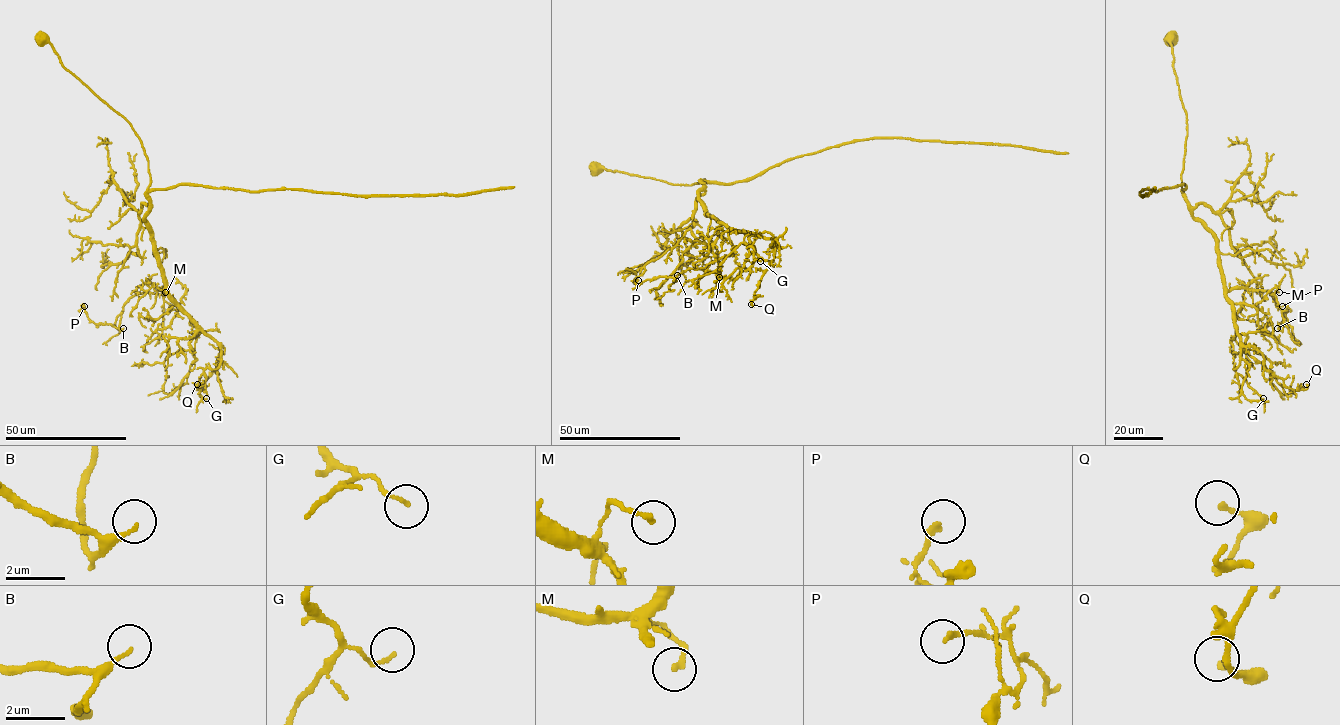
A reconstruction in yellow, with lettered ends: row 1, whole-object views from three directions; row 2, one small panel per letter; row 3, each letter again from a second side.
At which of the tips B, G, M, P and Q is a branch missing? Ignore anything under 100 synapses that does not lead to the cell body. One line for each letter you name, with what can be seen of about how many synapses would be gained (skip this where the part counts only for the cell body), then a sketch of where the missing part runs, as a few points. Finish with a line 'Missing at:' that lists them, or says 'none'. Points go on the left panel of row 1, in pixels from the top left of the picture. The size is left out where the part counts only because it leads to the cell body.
Missing at: none

